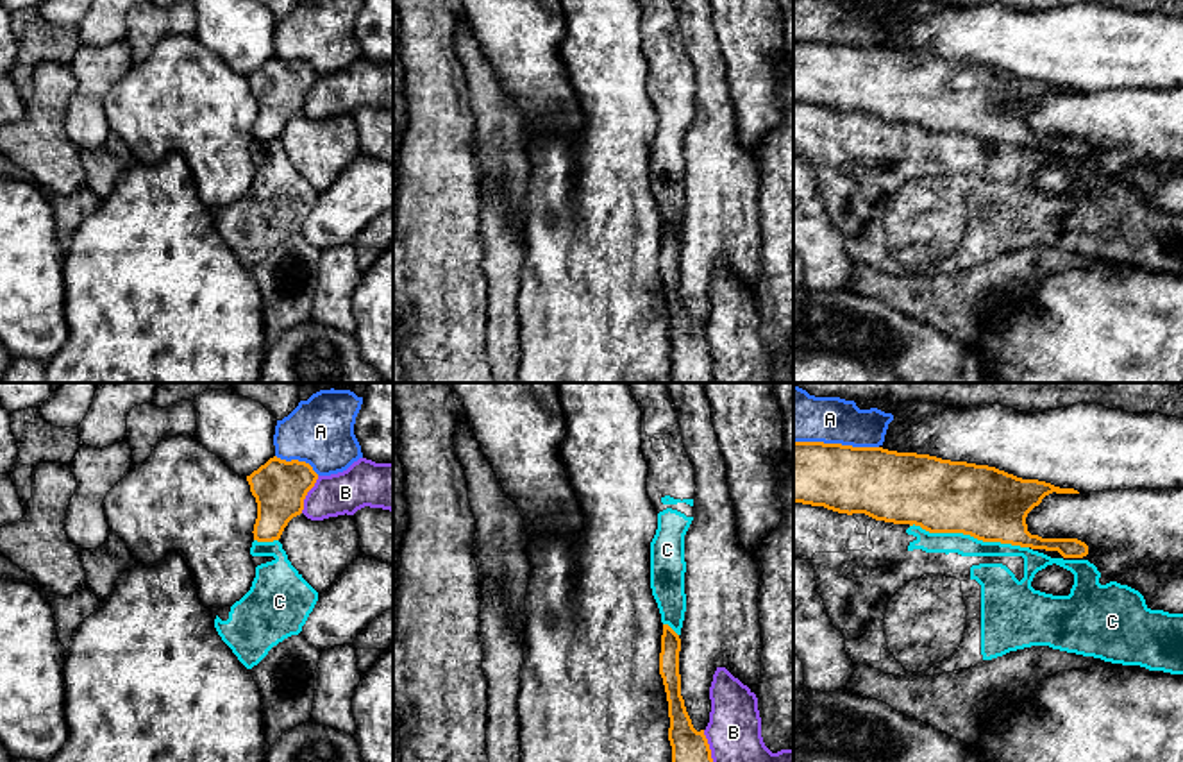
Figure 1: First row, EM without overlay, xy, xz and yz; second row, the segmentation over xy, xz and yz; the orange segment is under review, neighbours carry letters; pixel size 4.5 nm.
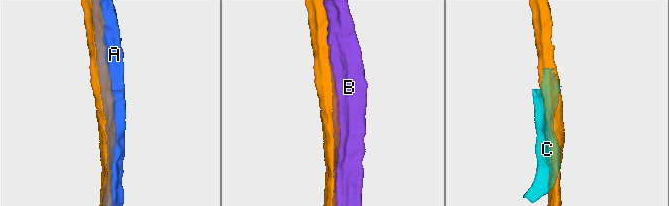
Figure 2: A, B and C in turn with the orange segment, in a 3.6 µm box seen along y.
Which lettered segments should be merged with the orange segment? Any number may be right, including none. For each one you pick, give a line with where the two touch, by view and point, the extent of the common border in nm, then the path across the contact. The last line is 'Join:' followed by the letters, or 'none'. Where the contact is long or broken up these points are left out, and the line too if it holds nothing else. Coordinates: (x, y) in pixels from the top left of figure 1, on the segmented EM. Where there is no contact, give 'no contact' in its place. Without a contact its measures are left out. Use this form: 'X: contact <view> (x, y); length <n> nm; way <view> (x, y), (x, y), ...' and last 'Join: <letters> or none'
Join: none

